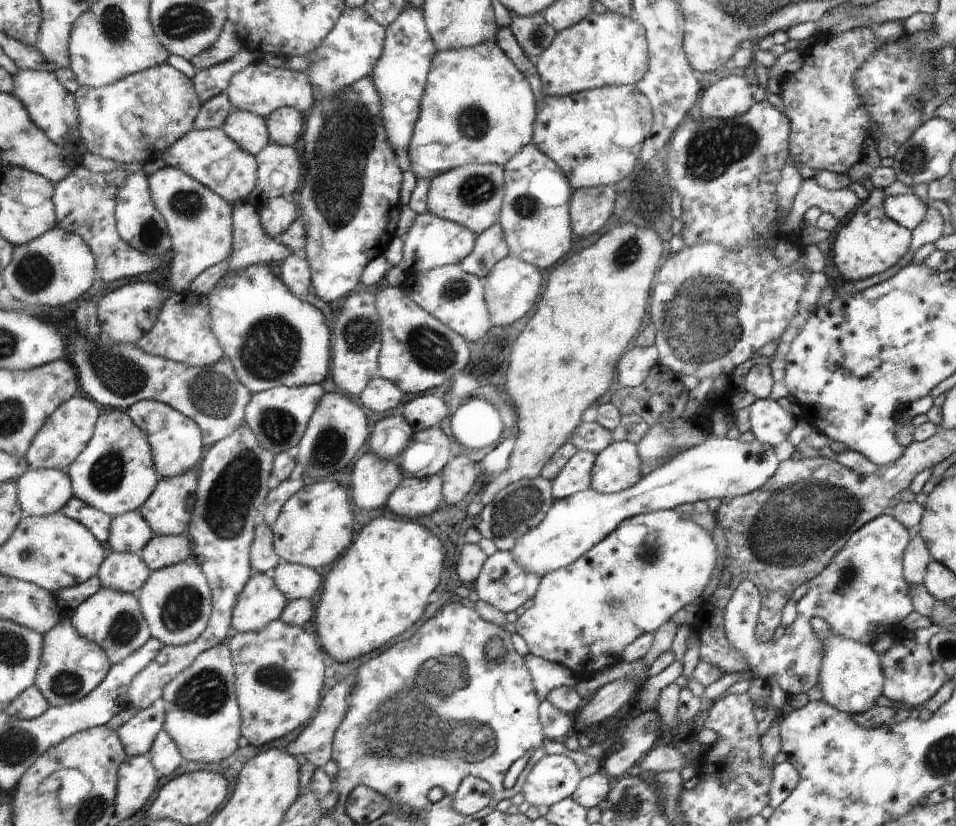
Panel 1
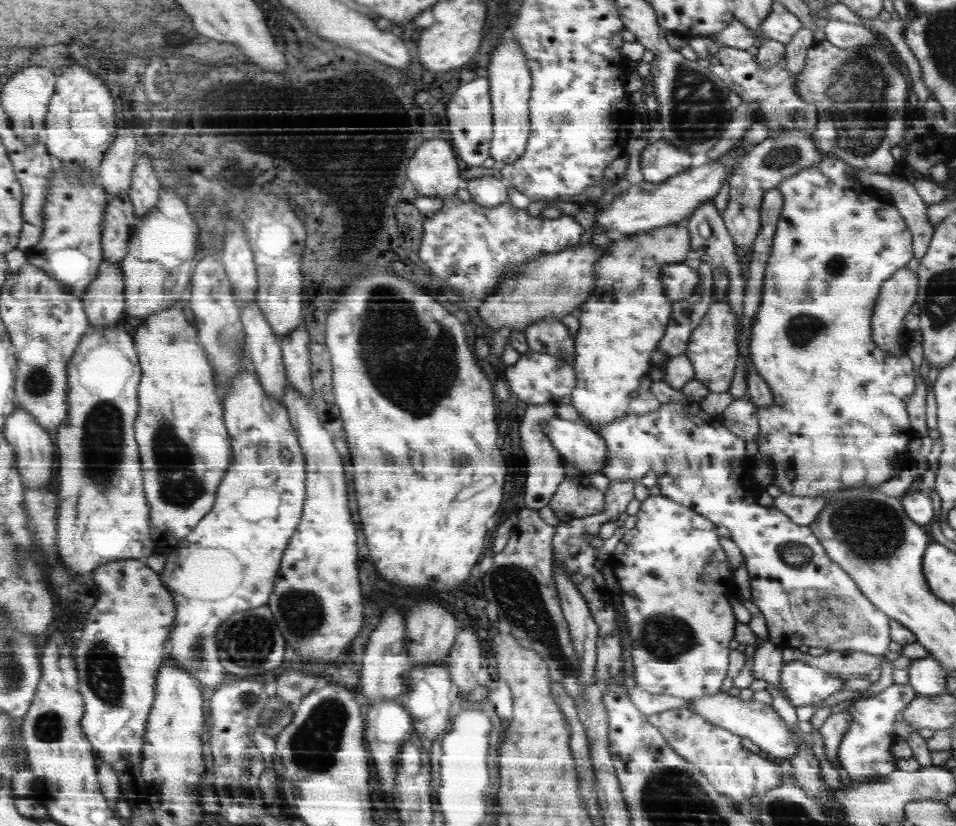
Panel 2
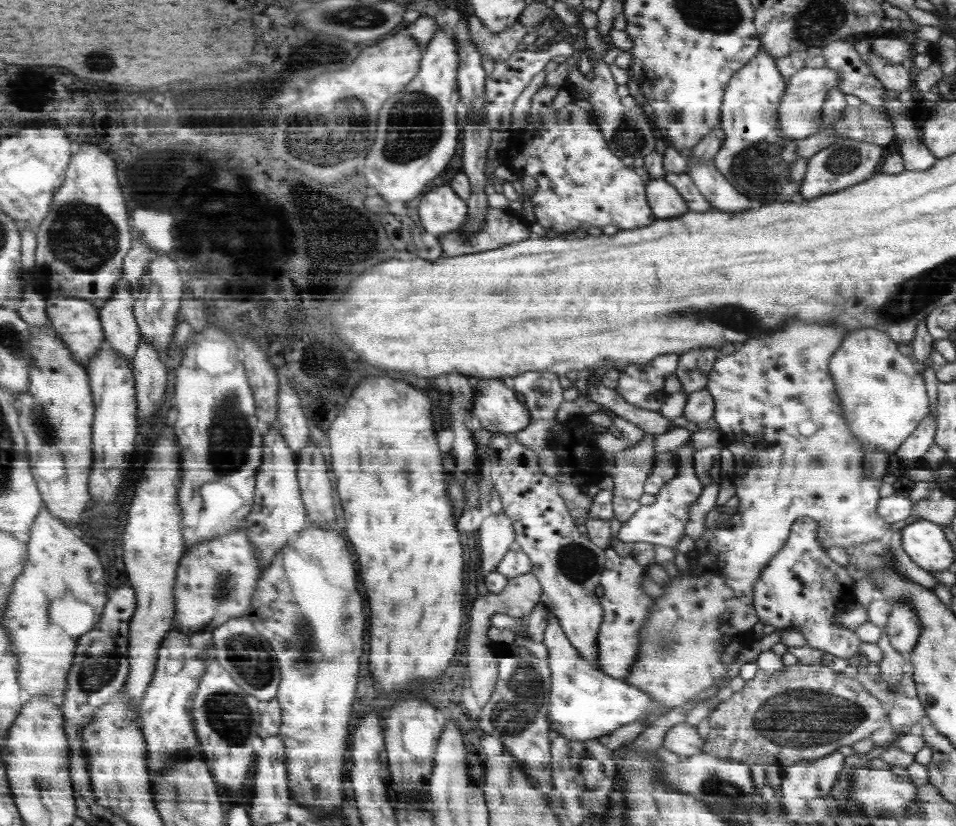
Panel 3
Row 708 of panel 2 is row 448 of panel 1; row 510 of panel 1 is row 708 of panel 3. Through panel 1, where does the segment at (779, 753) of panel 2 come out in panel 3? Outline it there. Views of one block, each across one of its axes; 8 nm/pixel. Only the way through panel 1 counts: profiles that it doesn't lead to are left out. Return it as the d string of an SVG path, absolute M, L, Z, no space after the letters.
M549 604L549 628L545 632L543 644L549 648L549 666L551 666L551 728L553 734L557 732L559 736L565 736L567 740L591 740L591 738L601 738L605 734L611 734L623 724L647 718L651 714L661 714L657 708L661 708L647 692L625 684L623 680L617 680L613 676L607 676L595 664L585 662L585 658L573 648L569 638L565 636L555 608Z

